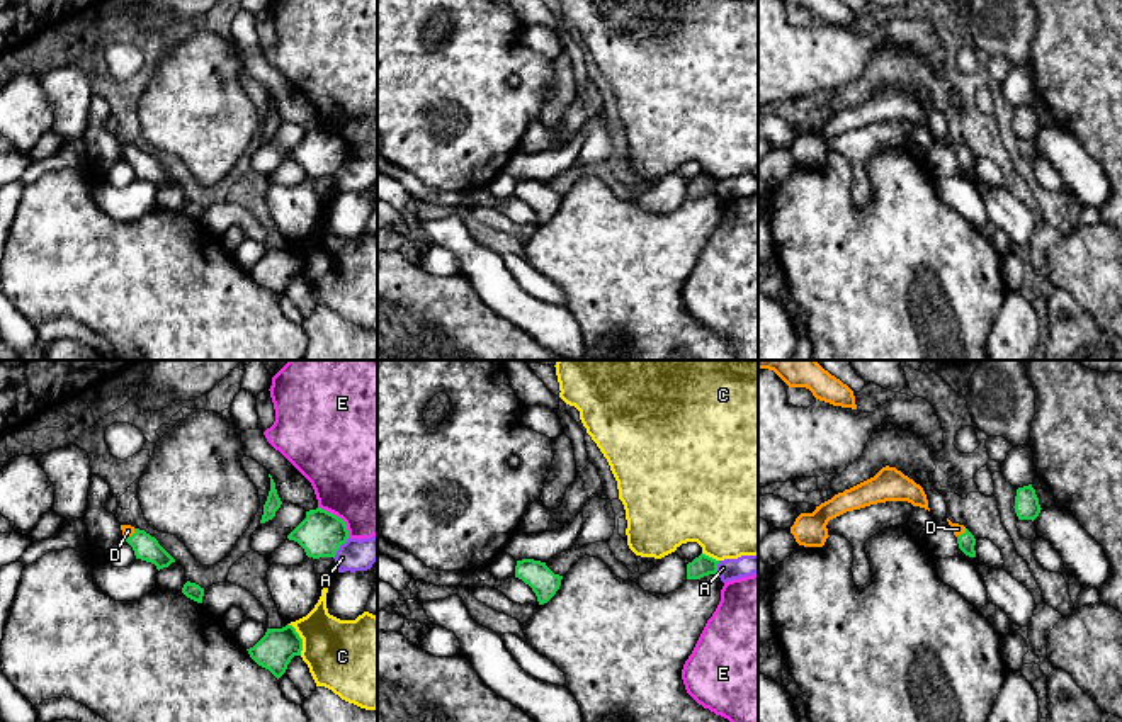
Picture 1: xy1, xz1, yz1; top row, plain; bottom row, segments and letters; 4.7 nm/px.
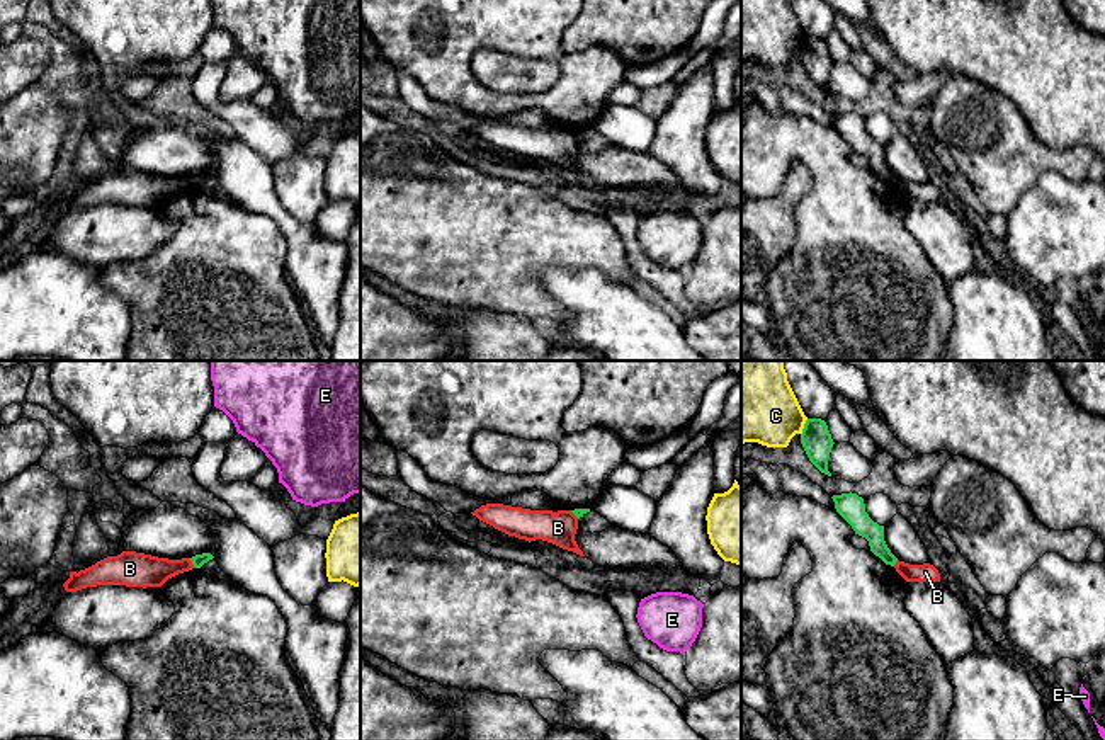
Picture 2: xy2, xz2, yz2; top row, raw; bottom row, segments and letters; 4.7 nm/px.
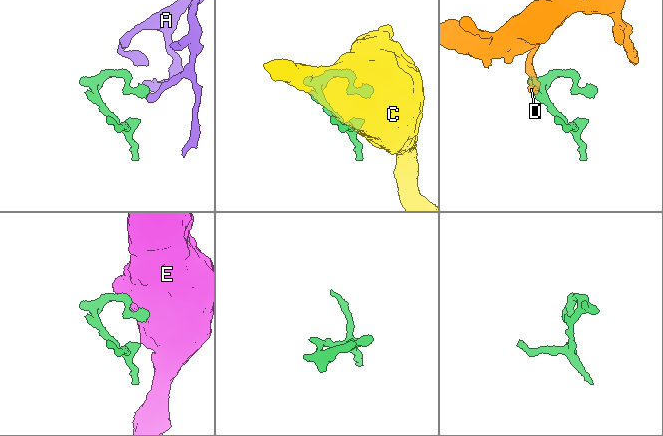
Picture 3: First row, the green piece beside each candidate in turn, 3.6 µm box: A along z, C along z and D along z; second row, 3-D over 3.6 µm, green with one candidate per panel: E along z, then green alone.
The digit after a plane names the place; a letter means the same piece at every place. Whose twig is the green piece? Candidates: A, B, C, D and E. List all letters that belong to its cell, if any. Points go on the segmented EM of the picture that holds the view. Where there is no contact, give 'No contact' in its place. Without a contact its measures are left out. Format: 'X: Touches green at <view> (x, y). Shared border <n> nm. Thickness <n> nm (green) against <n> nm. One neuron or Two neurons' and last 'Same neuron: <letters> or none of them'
A: Touches green at xy1 (339, 547). Shared border 120 nm. Thickness 220 nm (green) against 150 nm. Two neurons
B: Touches green at xy2 (192, 563). Shared border 60 nm. Thickness 60 nm (green) against 160 nm. Two neurons
C: Touches green at xy1 (301, 639). Shared border 170 nm. Thickness 180 nm (green) against 360 nm. Two neurons
D: Touches green at xy1 (131, 535). Shared border 70 nm. Thickness 120 nm (green) against 60 nm. One neuron
E: Touches green at xy1 (337, 517). Shared border 220 nm. Thickness 220 nm (green) against 500 nm. Two neurons
Same neuron: D

